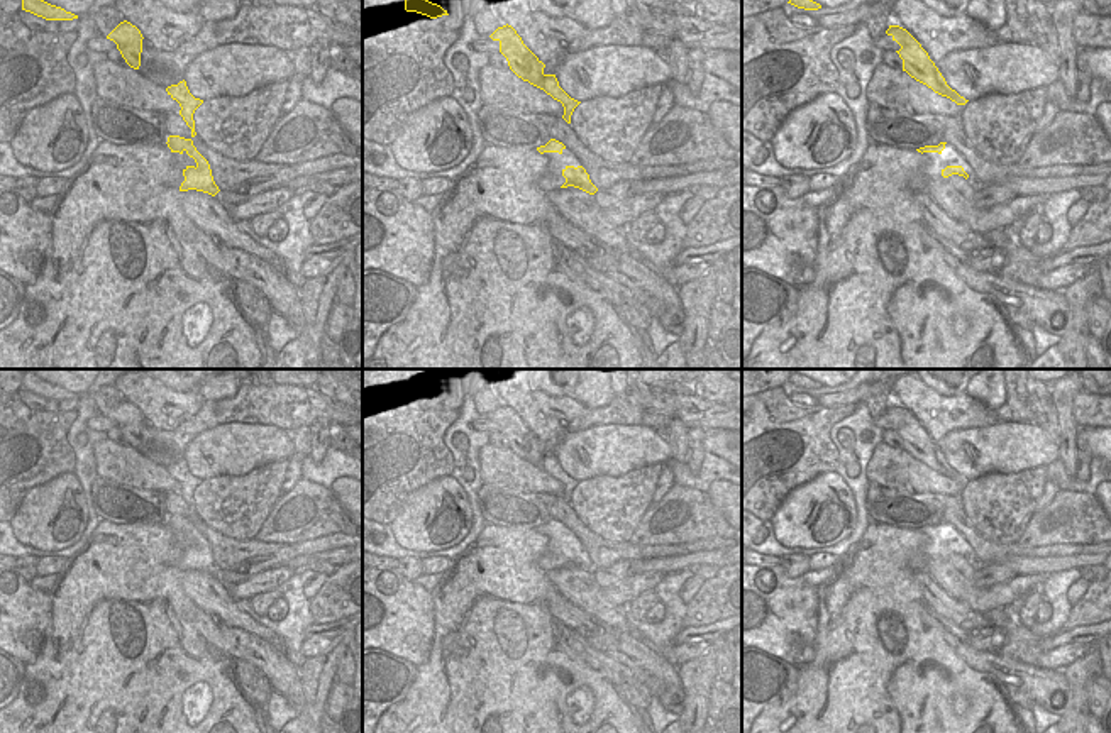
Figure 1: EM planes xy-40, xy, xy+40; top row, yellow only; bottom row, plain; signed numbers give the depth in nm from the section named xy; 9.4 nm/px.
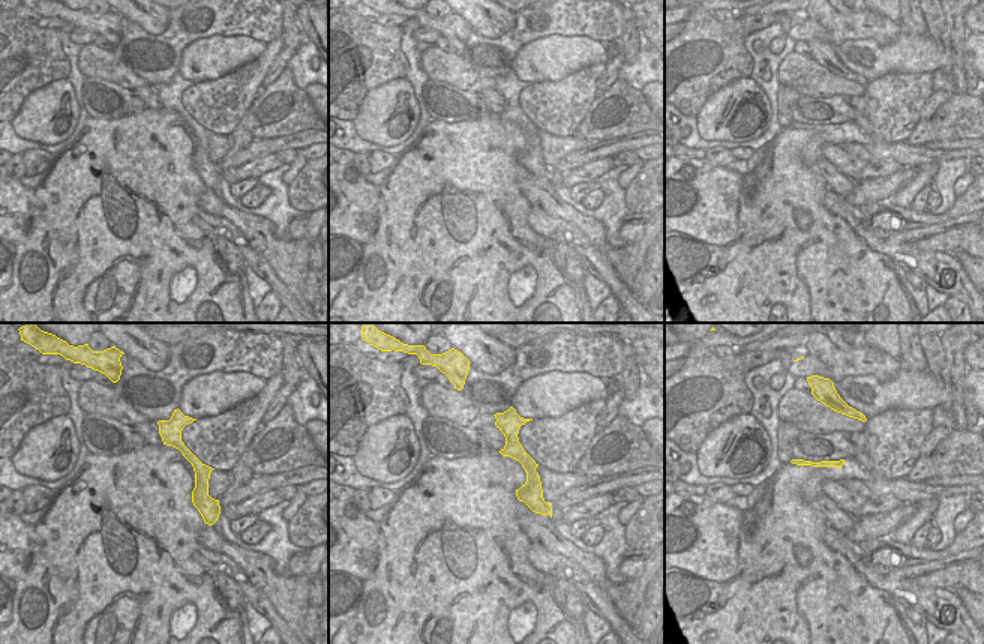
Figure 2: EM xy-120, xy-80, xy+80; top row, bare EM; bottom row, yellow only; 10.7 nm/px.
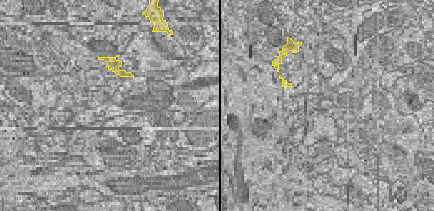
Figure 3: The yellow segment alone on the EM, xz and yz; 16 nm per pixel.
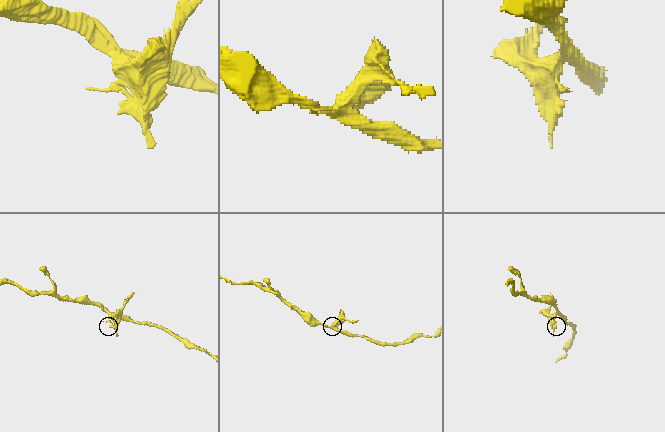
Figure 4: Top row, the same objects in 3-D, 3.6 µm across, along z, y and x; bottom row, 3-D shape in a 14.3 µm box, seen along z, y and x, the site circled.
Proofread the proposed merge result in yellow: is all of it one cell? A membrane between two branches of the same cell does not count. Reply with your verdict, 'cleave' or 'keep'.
cleave

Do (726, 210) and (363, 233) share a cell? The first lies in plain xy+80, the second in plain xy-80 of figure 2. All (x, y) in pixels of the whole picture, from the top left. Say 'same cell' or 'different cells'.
same cell

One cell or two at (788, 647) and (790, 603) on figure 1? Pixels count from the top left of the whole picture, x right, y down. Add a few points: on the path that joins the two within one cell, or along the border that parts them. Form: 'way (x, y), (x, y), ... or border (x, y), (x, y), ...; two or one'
way (788, 637), (788, 613); one

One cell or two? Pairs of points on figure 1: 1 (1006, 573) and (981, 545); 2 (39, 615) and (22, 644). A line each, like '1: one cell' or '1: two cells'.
1: two cells
2: one cell

